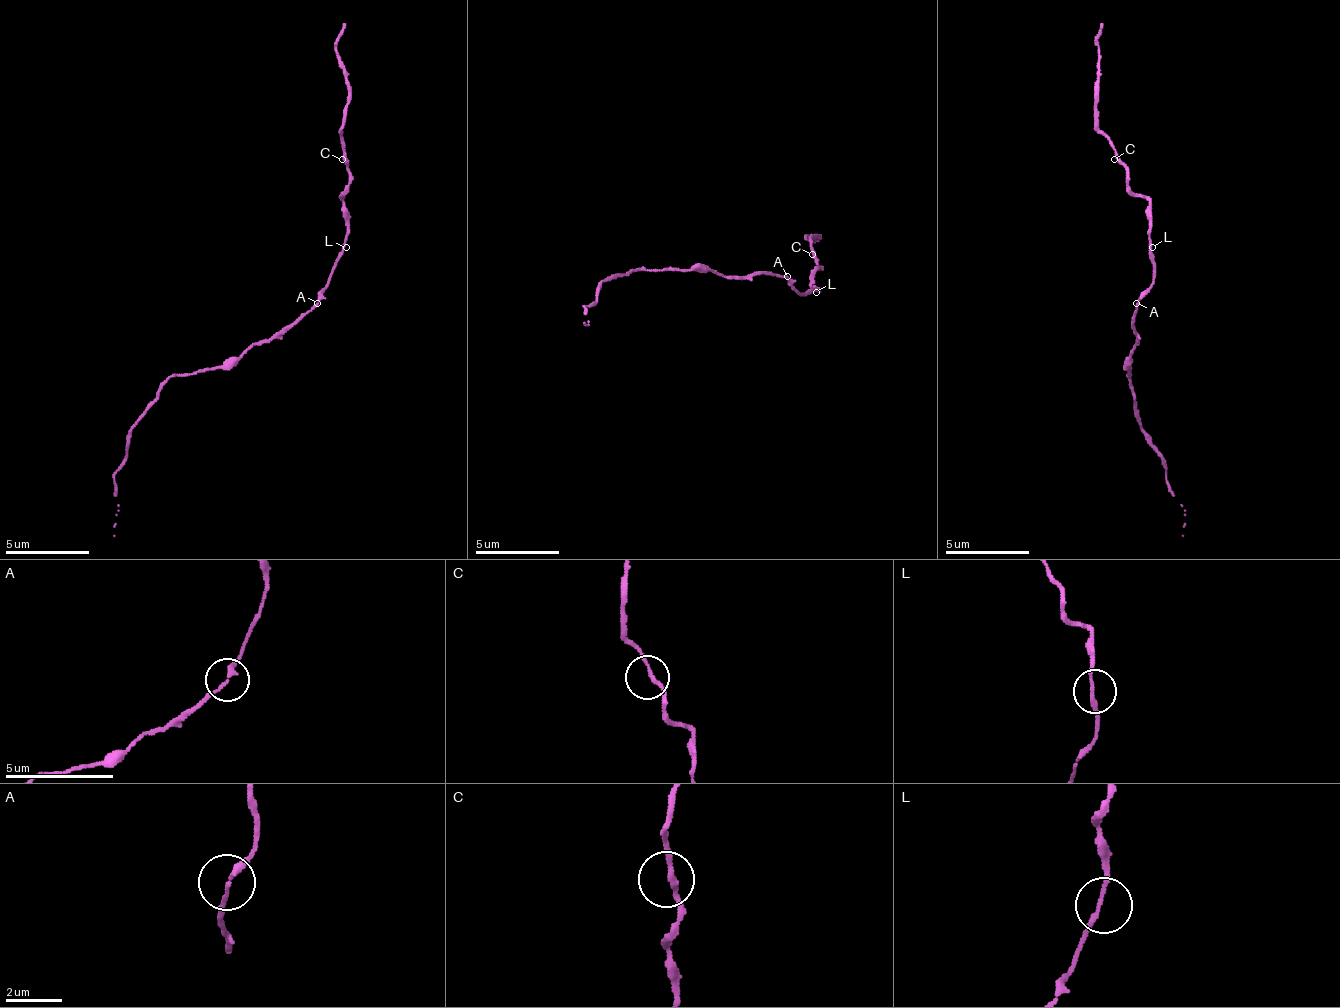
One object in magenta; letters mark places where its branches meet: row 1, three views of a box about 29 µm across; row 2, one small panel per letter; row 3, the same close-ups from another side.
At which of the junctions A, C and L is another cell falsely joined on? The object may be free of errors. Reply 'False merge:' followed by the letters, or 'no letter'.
False merge: no letter

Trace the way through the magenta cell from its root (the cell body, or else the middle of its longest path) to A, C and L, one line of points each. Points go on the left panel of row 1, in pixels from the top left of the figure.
A: (295, 323), (316, 302)
C: (295, 323), (329, 285), (329, 272), (346, 239), (346, 188), (350, 184), (350, 171), (342, 159)
L: (295, 323), (329, 285), (329, 272), (346, 247)

